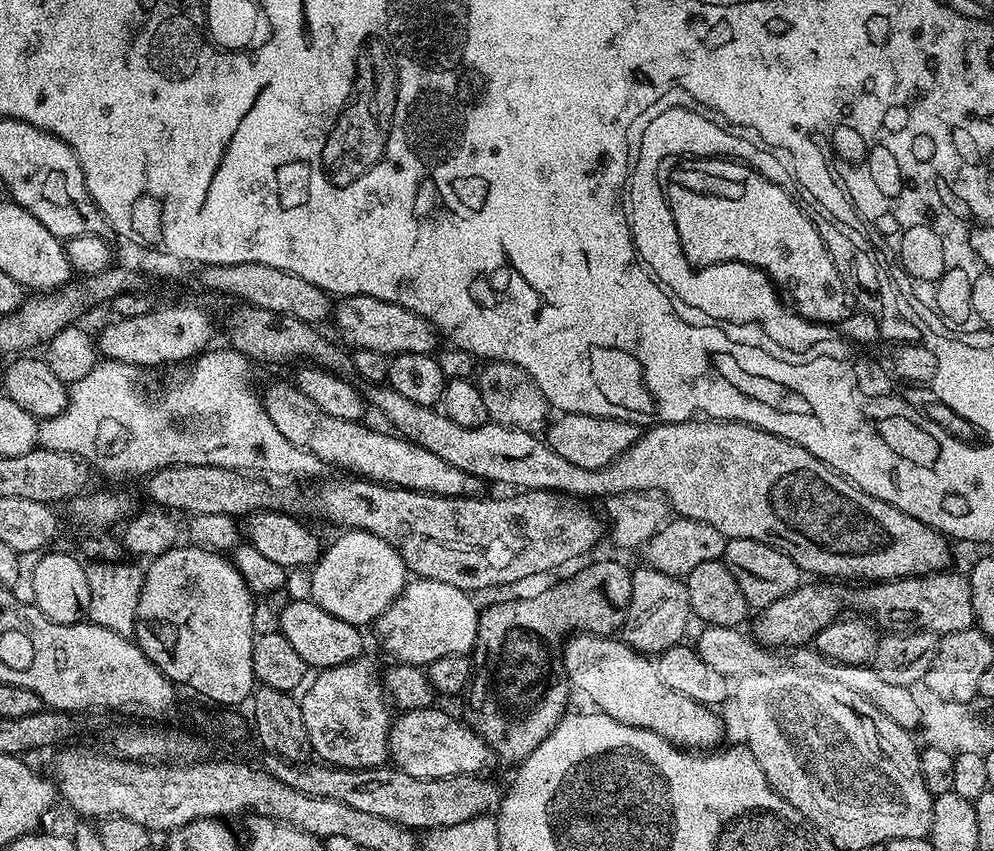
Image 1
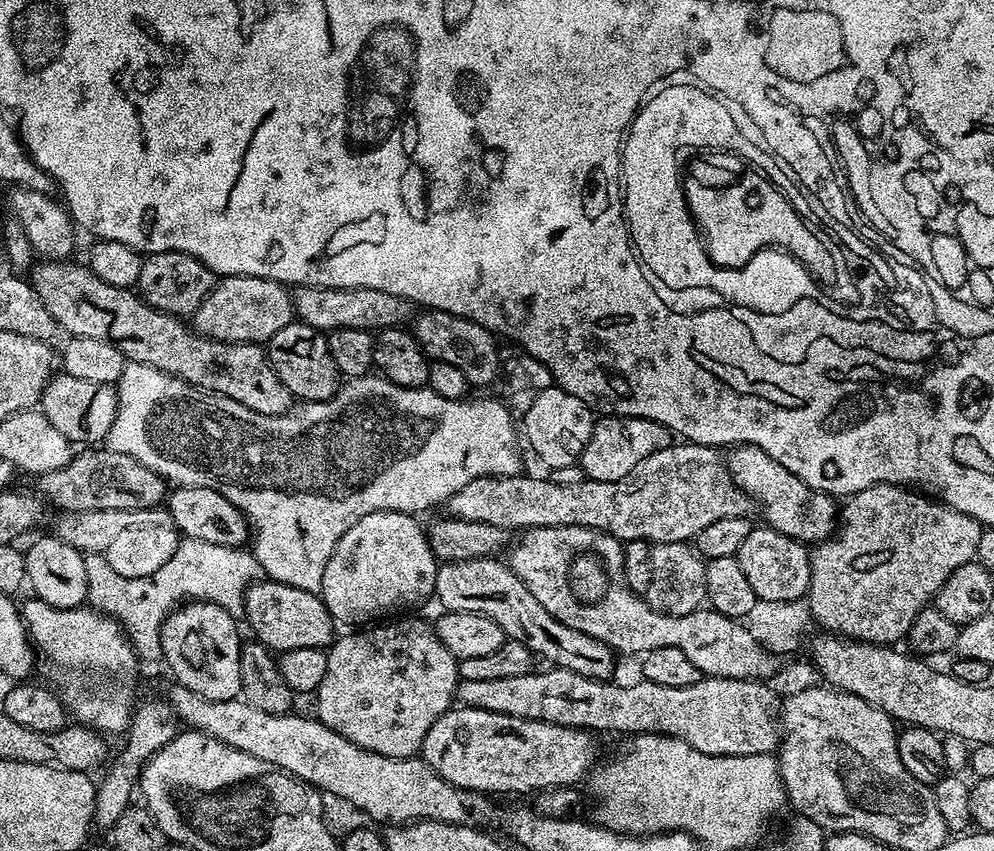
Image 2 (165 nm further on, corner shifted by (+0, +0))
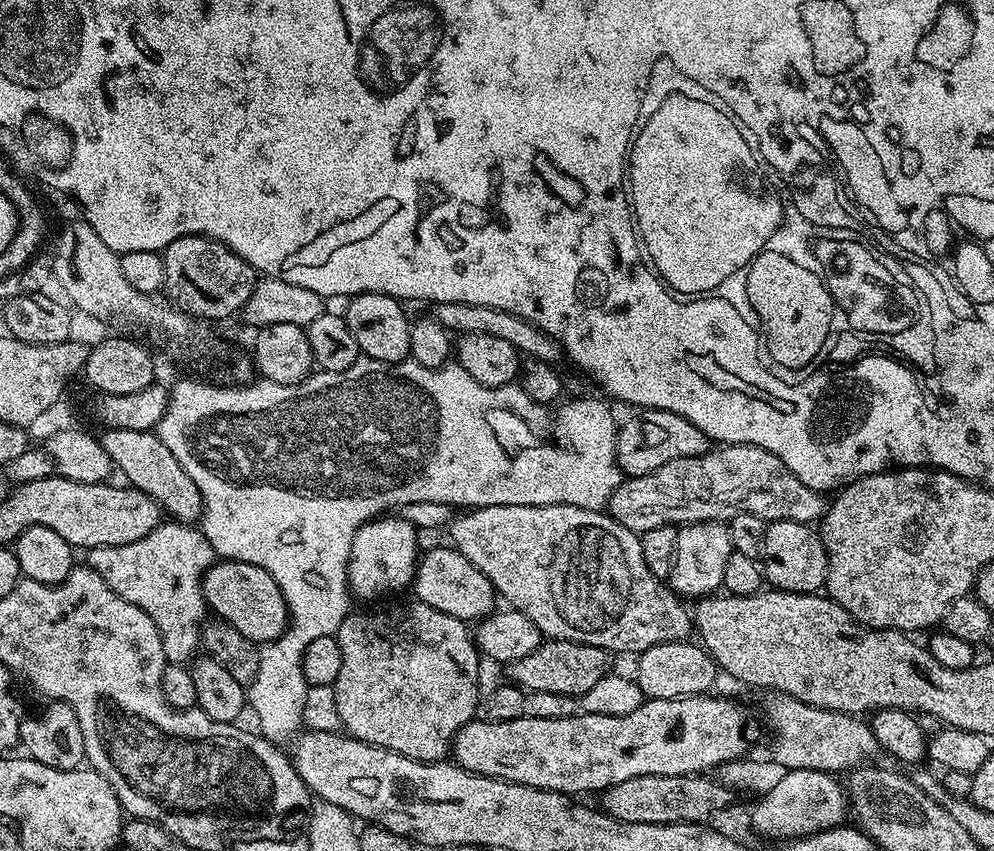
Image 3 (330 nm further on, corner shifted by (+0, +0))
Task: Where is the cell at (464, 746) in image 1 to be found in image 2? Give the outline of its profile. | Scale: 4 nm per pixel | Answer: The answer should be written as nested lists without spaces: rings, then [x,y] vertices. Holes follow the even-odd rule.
[[[453,706],[447,712],[441,714],[438,722],[430,726],[430,730],[424,739],[422,749],[422,758],[427,764],[440,775],[443,780],[450,782],[459,788],[467,788],[470,792],[483,792],[485,794],[496,794],[492,792],[536,792],[539,788],[551,790],[553,788],[562,788],[565,786],[576,786],[587,777],[590,769],[593,767],[594,759],[592,755],[596,752],[597,737],[593,733],[583,728],[567,728],[566,726],[554,726],[550,722],[538,722],[537,720],[527,720],[526,718],[514,718],[510,714],[498,714],[490,710],[481,708],[465,708],[463,706]]]

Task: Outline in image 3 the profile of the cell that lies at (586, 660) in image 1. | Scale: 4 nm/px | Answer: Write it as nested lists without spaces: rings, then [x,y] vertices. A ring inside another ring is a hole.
[[[451,546],[432,548],[419,557],[416,565],[416,579],[410,585],[416,591],[415,599],[430,606],[442,614],[450,614],[465,622],[476,622],[485,616],[492,615],[498,608],[496,588],[461,552]]]

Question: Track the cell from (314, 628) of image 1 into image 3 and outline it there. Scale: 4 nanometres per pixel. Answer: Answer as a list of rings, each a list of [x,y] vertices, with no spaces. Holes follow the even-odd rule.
[[[221,559],[213,563],[212,567],[204,573],[202,577],[204,586],[204,603],[209,609],[212,608],[219,619],[224,620],[238,634],[251,640],[253,644],[259,646],[269,644],[276,640],[288,629],[289,615],[288,603],[278,590],[278,582],[270,578],[262,566],[254,566],[250,562],[238,562],[237,560]]]

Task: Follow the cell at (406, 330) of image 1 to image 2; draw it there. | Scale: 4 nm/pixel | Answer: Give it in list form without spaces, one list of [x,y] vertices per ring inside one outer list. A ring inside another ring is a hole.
[[[424,310],[415,317],[410,331],[420,343],[429,361],[441,360],[450,362],[450,366],[458,366],[458,370],[466,374],[469,385],[491,385],[500,375],[502,355],[500,356],[499,350],[496,349],[497,337],[472,320],[455,316],[449,312]]]

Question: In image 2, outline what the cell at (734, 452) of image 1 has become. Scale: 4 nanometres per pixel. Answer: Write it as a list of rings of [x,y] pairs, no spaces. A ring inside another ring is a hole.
[[[742,444],[727,453],[726,463],[732,481],[748,496],[749,501],[760,503],[763,523],[778,530],[805,546],[815,546],[827,540],[838,527],[838,504],[833,497],[824,492],[815,492],[802,478],[790,474],[786,466],[774,462],[770,454],[752,444]]]

